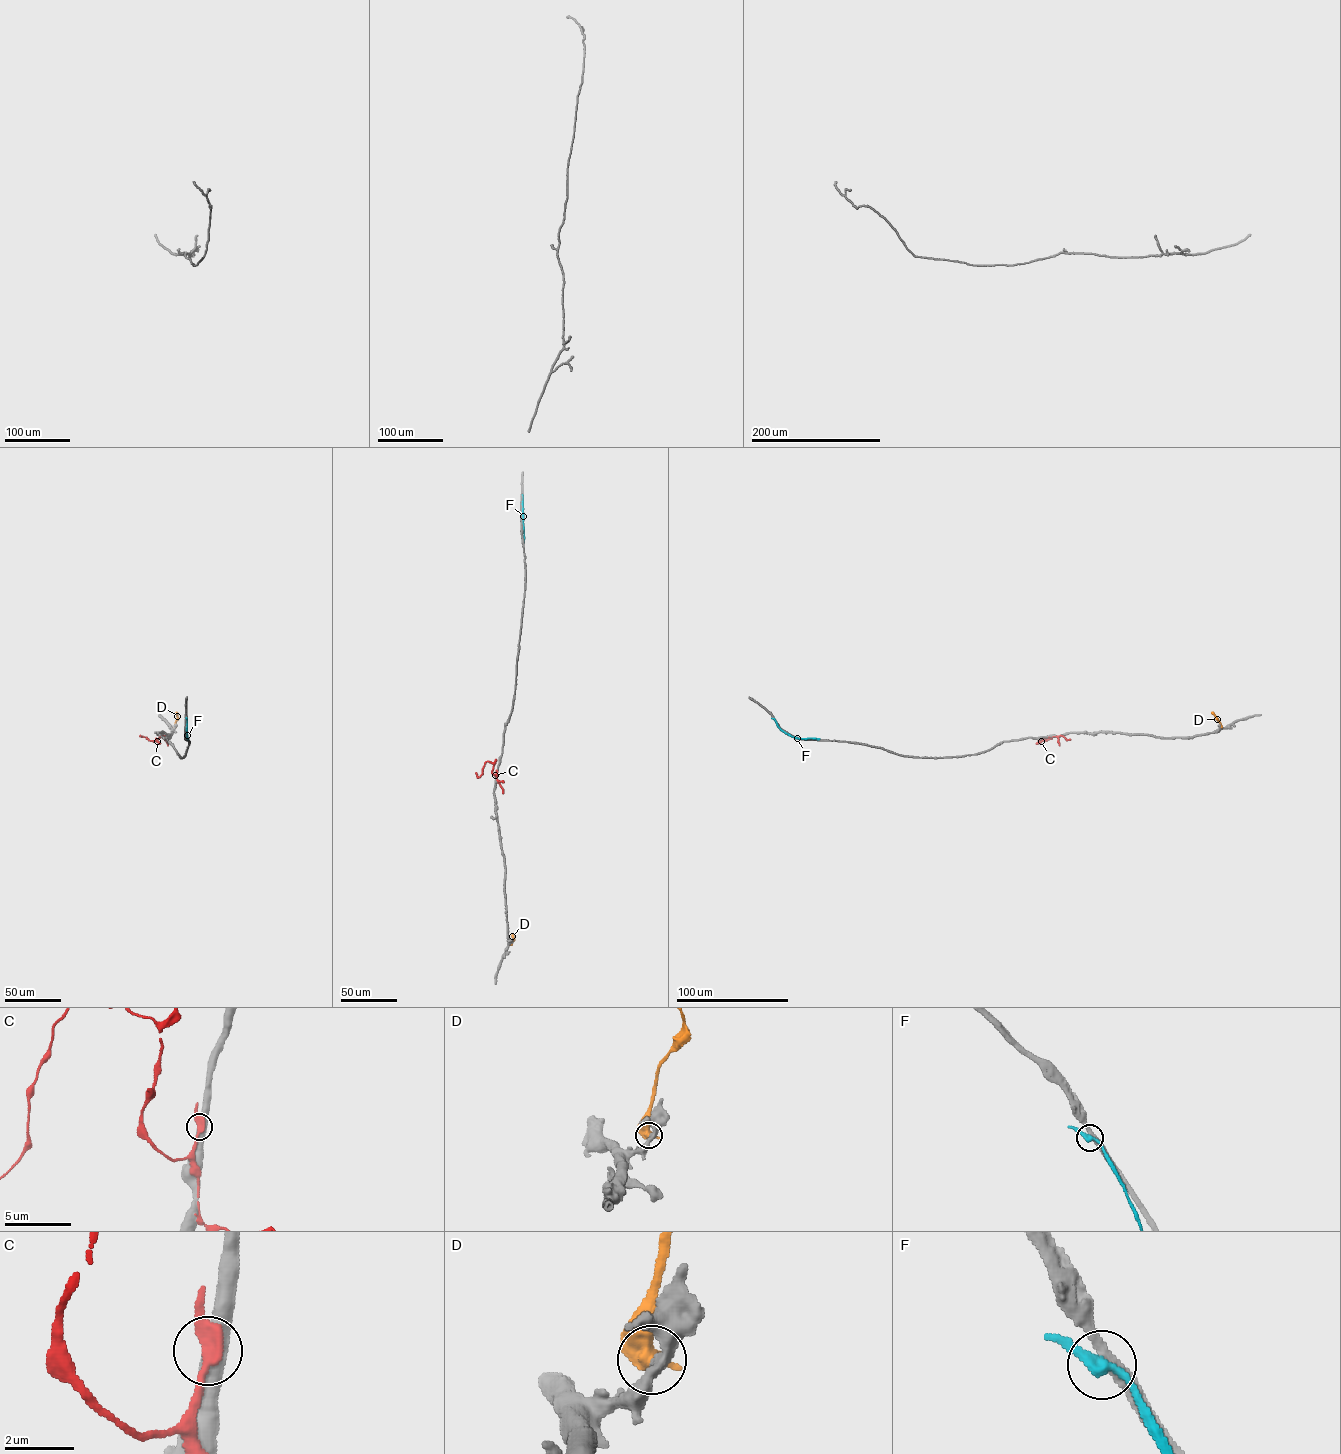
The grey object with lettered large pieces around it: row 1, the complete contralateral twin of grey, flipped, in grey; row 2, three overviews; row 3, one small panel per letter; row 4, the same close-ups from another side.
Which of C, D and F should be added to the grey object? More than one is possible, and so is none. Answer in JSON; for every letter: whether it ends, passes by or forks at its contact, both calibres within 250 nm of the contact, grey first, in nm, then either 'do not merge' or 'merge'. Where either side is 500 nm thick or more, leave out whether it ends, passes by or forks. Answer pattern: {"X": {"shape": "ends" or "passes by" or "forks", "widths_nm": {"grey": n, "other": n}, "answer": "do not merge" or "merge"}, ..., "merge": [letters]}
{"C": {"widths_nm": {"grey": 500, "other": 360}, "answer": "do not merge"}, "D": {"widths_nm": {"grey": 360, "other": 700}, "answer": "do not merge"}, "F": {"shape": "passes by", "widths_nm": {"grey": 360, "other": 320}, "answer": "do not merge"}, "merge": []}

